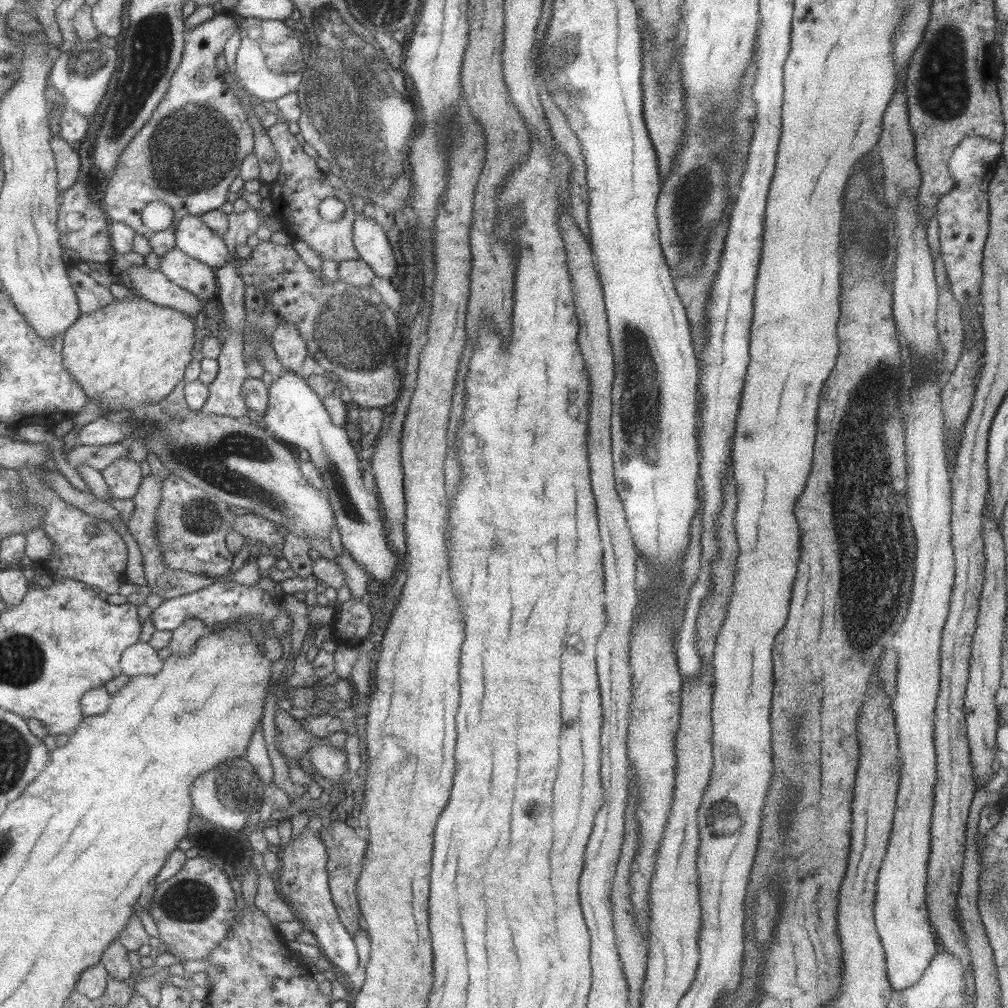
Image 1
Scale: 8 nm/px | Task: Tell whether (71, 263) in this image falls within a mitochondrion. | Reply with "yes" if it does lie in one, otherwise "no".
no

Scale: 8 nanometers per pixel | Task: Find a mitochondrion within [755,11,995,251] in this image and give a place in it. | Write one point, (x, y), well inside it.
(944, 95)

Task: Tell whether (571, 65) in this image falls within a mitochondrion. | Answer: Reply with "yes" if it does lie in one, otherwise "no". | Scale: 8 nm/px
yes

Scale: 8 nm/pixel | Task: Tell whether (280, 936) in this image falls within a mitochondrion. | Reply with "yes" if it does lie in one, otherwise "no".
no

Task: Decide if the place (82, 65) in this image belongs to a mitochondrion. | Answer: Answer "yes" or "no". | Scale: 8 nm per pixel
yes

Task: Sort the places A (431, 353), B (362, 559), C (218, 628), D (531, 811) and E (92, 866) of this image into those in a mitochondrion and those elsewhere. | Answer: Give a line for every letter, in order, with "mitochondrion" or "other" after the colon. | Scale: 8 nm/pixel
A: other
B: other
C: other
D: other
E: other

